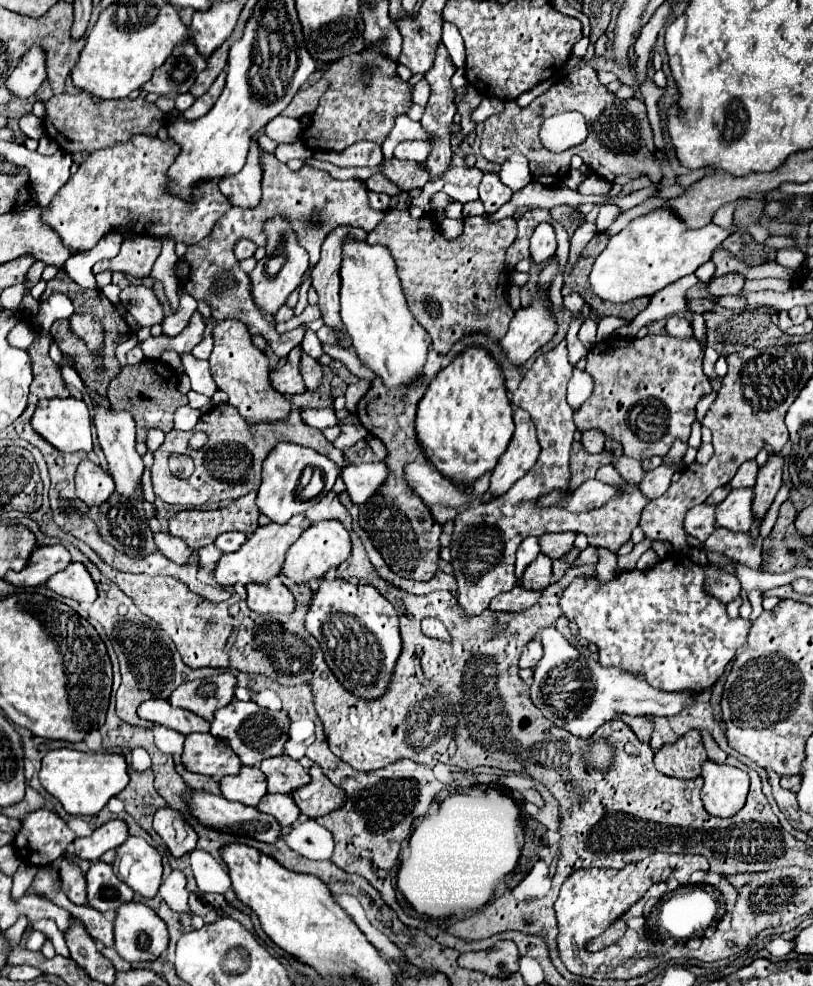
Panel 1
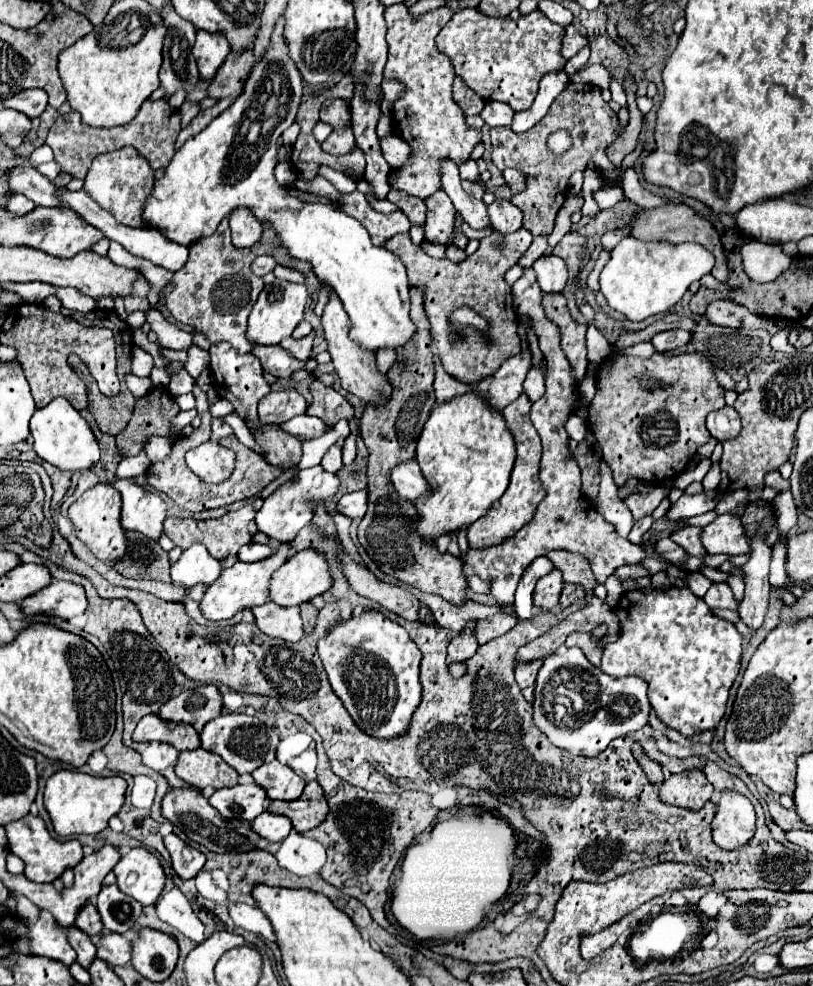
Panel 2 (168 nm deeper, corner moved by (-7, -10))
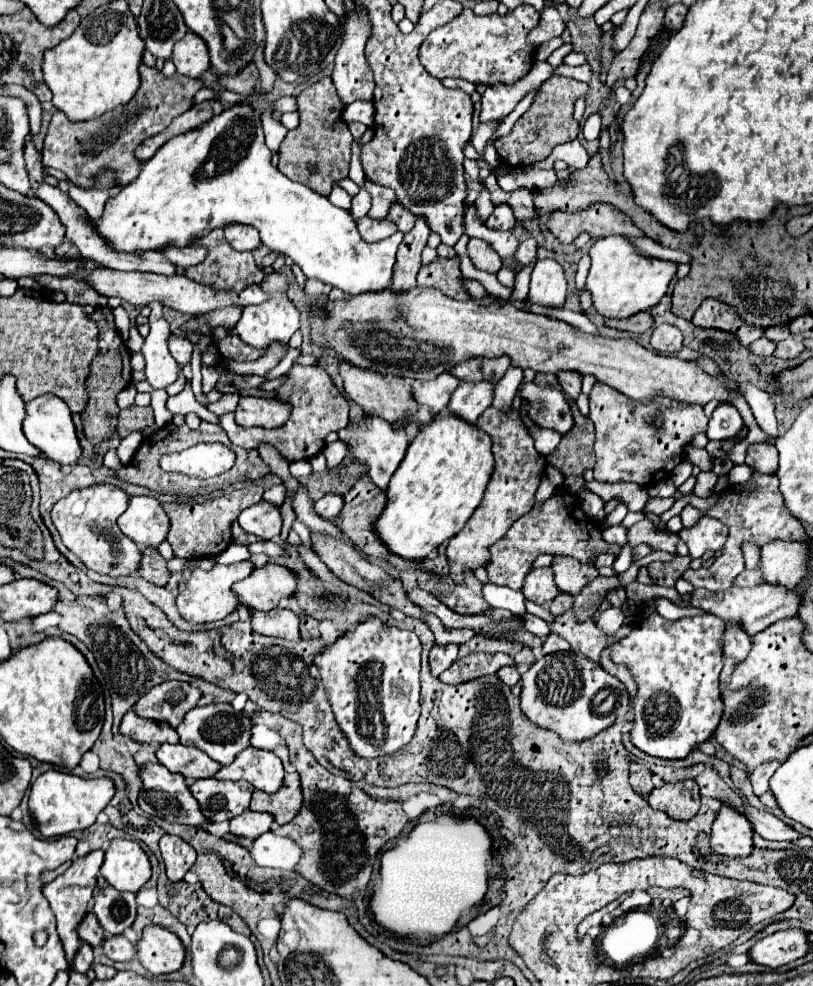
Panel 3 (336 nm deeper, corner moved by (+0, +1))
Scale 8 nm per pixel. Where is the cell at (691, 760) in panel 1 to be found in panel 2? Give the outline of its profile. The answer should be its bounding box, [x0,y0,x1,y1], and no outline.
[659,769,713,811]

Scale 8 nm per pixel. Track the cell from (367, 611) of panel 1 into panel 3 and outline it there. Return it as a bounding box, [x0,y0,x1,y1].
[316,616,420,758]

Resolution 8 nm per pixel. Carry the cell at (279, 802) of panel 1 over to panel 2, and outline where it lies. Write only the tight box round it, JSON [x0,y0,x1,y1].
[251,813,291,841]

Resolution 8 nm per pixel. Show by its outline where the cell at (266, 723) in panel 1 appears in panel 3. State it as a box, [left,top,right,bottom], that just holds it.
[176,704,252,764]

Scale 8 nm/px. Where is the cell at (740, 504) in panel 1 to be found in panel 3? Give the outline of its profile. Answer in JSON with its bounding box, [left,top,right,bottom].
[678,516,728,558]

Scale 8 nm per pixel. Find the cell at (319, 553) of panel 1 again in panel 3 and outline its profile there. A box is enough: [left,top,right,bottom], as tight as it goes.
[232,562,298,610]

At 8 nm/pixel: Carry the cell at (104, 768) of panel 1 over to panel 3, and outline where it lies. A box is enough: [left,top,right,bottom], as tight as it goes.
[28,768,116,838]

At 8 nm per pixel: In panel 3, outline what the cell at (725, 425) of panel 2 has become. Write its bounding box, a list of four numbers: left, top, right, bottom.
[706,403,742,440]

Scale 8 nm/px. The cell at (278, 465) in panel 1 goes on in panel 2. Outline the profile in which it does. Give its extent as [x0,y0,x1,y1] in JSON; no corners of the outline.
[255,465,339,543]

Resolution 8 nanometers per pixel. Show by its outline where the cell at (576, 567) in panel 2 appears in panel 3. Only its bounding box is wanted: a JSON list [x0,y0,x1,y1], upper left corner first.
[552,556,598,594]

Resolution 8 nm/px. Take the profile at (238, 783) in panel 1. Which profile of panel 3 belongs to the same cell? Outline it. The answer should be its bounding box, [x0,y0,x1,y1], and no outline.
[190,778,254,822]

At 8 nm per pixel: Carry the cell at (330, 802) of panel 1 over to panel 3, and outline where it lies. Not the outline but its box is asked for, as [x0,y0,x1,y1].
[250,772,304,824]

